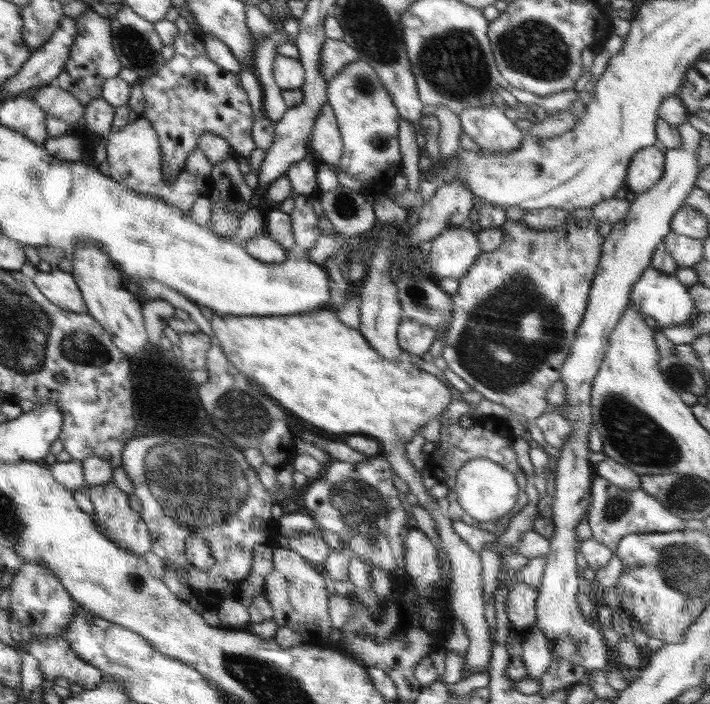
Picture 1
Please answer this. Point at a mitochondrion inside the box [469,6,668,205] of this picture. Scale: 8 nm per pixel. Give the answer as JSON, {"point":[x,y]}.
{"point":[532,47]}

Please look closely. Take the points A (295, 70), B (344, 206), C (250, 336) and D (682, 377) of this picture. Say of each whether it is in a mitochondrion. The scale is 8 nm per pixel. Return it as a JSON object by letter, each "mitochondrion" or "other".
{"A":"other","B":"mitochondrion","C":"other","D":"mitochondrion"}

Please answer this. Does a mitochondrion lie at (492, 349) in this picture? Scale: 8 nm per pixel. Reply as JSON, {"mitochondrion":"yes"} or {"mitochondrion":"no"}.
{"mitochondrion":"yes"}

